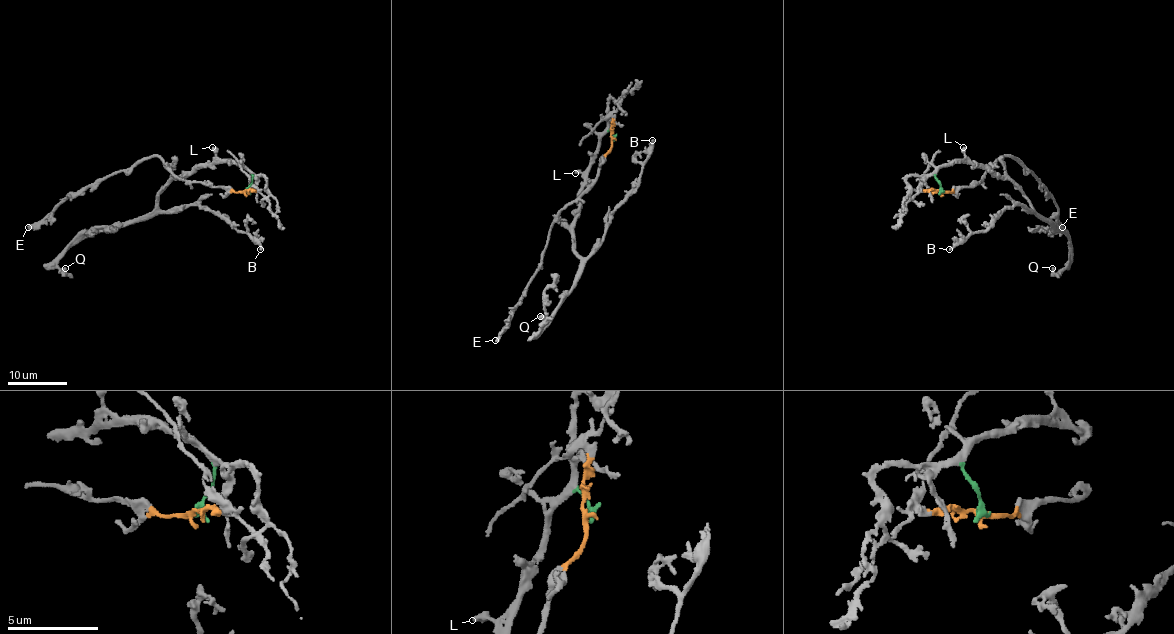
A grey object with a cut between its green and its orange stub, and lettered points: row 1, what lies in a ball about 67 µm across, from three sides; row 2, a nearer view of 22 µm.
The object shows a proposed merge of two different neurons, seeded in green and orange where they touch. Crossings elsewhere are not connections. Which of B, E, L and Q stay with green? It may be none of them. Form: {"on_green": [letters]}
{"on_green": ["B", "L", "Q"]}

